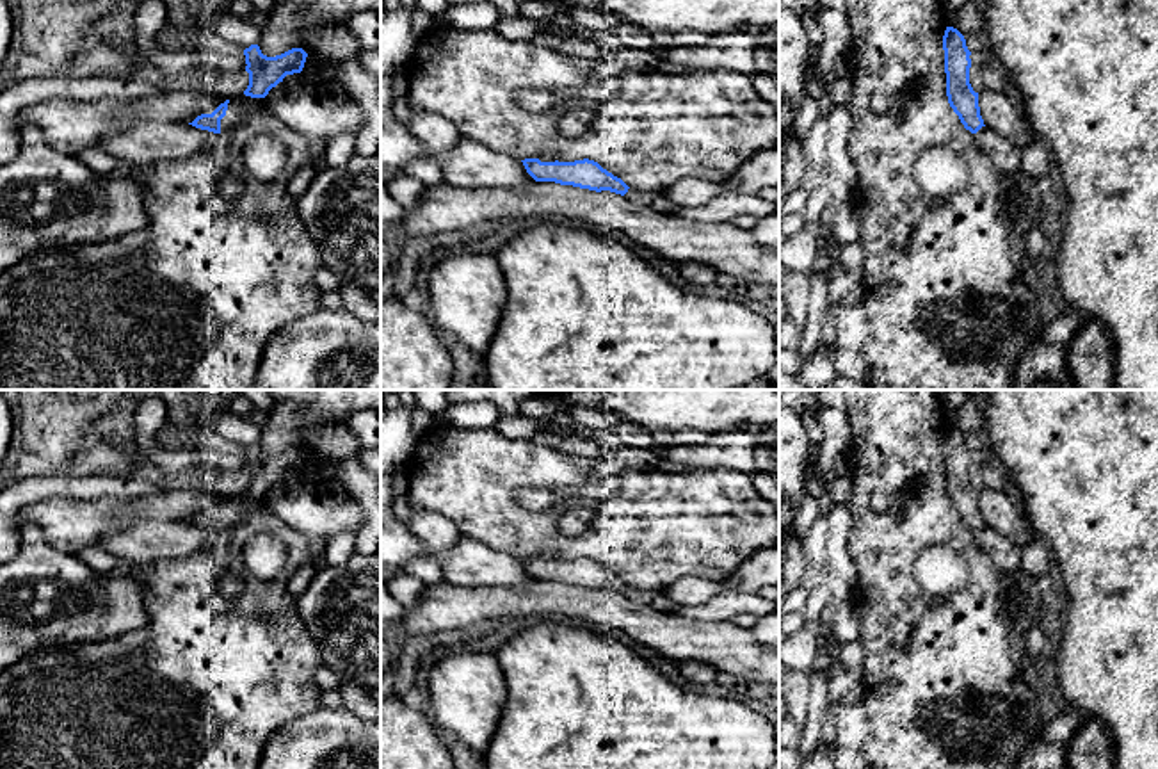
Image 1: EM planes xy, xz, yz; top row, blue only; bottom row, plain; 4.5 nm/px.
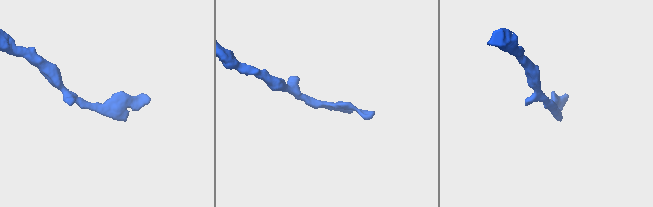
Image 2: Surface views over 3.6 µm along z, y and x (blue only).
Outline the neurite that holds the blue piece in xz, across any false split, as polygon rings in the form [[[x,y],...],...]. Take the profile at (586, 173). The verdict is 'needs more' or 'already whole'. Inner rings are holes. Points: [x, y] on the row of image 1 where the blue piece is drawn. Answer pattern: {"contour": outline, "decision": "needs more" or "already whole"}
{"contour": [[[525,158],[521,162],[535,182],[555,182],[596,192],[610,190],[624,196],[631,203],[647,206],[660,214],[672,214],[676,210],[676,205],[671,203],[665,194],[630,189],[621,178],[589,158],[575,162],[541,162],[539,158]]], "decision": "needs more"}

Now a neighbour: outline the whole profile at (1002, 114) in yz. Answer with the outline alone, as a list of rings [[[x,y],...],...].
[[[984,89],[978,93],[978,107],[984,125],[1023,148],[1030,139],[1030,126],[1021,116],[1017,101],[1005,93]]]

